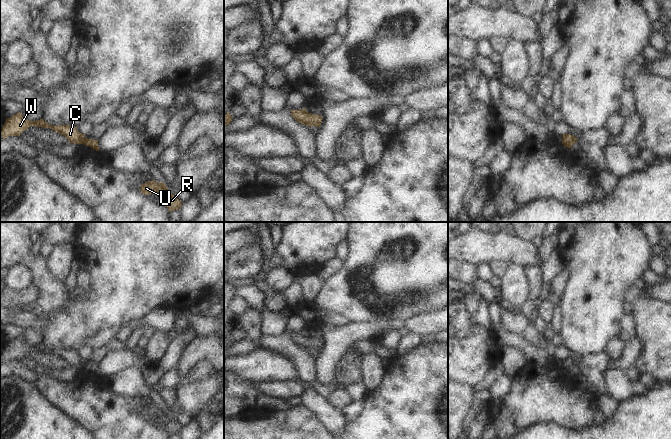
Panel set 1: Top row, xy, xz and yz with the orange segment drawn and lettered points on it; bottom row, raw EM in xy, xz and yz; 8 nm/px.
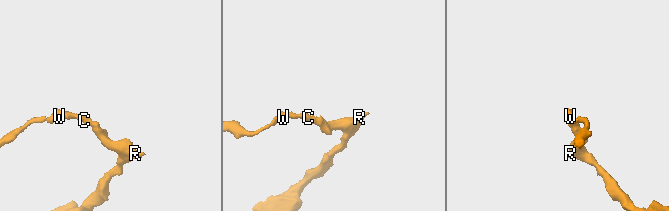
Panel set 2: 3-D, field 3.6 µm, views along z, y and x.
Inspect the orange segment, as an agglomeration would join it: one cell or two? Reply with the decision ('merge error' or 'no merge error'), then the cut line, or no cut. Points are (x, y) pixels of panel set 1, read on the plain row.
no merge error | no cut

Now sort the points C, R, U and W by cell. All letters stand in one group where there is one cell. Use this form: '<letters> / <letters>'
C R U W

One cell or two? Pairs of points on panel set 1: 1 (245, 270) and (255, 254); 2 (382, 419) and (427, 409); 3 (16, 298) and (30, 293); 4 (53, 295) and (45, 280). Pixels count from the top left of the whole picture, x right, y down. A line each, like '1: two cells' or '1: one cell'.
1: one cell
2: one cell
3: one cell
4: one cell

